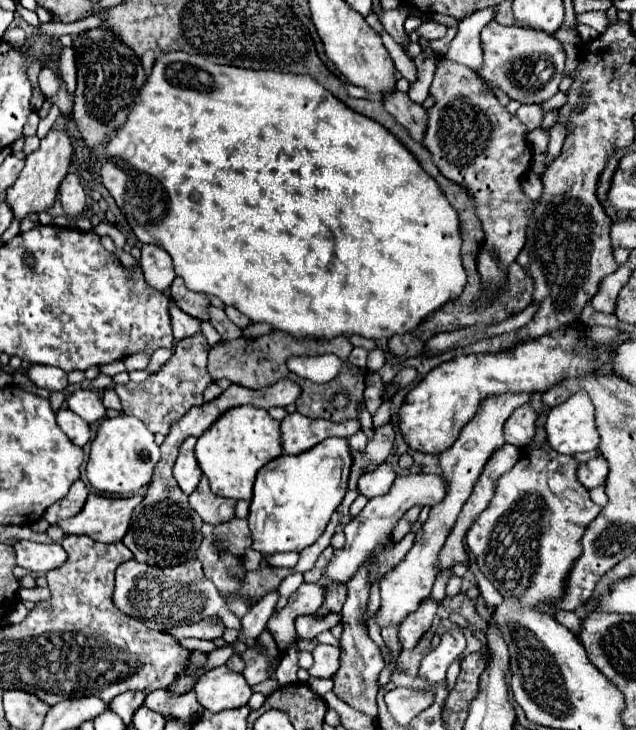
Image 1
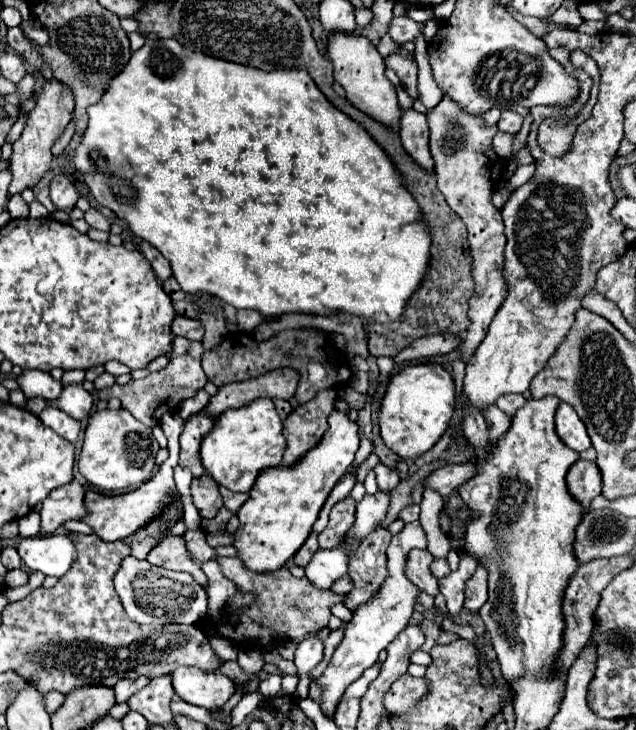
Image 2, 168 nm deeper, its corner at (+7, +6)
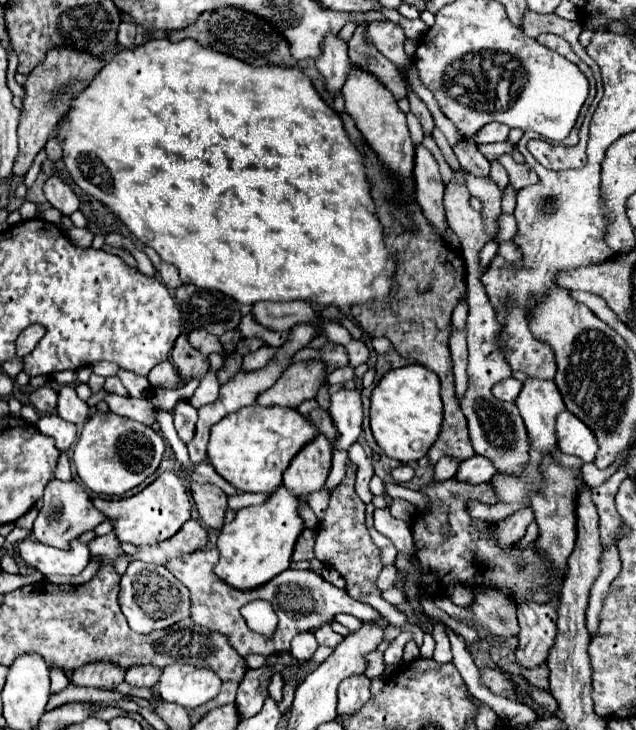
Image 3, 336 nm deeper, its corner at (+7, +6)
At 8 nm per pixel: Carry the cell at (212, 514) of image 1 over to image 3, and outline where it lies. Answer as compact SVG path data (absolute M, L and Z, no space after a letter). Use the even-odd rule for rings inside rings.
M191 482L191 496L195 500L195 506L199 510L201 522L209 528L221 530L223 516L227 510L227 496L213 484L197 484Z

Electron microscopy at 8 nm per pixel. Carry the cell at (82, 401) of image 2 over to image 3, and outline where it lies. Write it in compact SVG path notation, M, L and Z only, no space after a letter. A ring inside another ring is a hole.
M63 386L59 390L59 398L57 398L57 414L63 420L69 420L73 424L81 424L89 416L89 406L77 396L73 386Z

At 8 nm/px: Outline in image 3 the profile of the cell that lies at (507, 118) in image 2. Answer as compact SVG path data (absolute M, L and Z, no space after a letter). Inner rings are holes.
M491 122L491 124L485 124L485 126L479 130L475 142L477 142L477 144L503 142L503 140L507 140L507 136L509 136L509 128L507 128L505 124L501 124L501 122Z

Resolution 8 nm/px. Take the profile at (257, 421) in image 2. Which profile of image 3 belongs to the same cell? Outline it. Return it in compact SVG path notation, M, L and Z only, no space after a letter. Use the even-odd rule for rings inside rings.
M251 404L211 428L207 446L209 464L231 486L241 492L273 492L281 484L281 474L289 466L297 450L317 436L317 428L297 410L283 406Z

